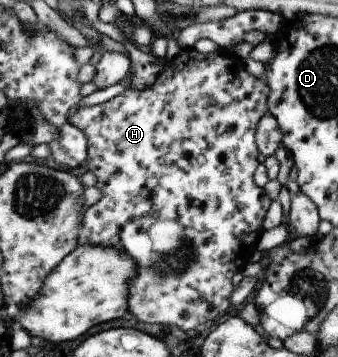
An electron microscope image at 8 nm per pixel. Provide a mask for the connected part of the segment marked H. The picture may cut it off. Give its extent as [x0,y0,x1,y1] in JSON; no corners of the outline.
[69,48,271,332]

